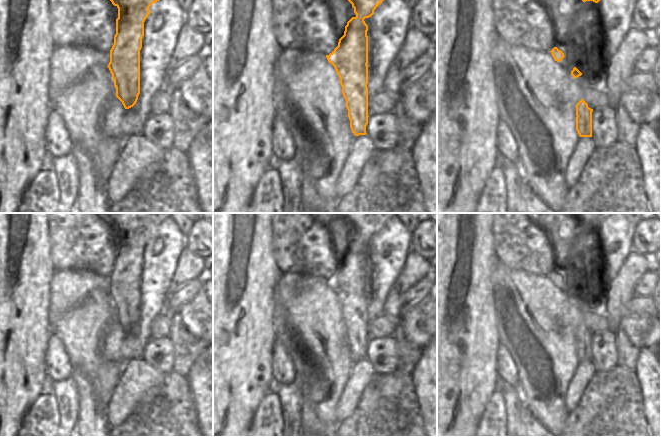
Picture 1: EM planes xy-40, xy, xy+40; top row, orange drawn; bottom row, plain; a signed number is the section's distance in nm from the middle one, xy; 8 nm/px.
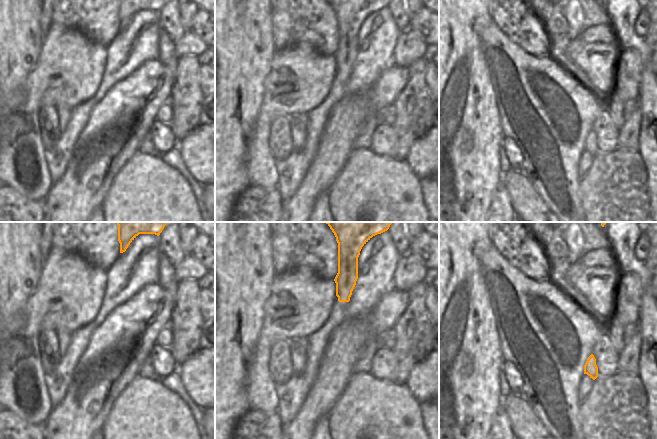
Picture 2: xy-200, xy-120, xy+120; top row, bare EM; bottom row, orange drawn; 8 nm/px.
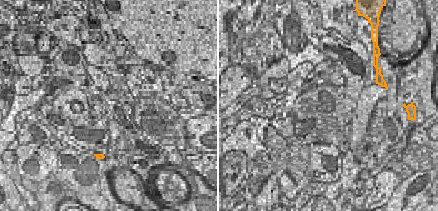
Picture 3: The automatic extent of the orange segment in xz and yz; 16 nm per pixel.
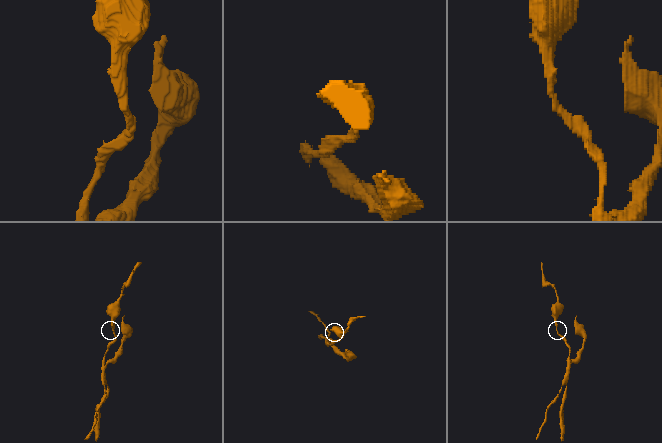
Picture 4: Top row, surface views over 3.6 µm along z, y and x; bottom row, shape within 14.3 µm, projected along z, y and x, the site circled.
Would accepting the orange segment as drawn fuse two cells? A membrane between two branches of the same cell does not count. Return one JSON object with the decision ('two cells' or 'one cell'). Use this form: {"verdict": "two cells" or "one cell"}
{"verdict": "two cells"}

